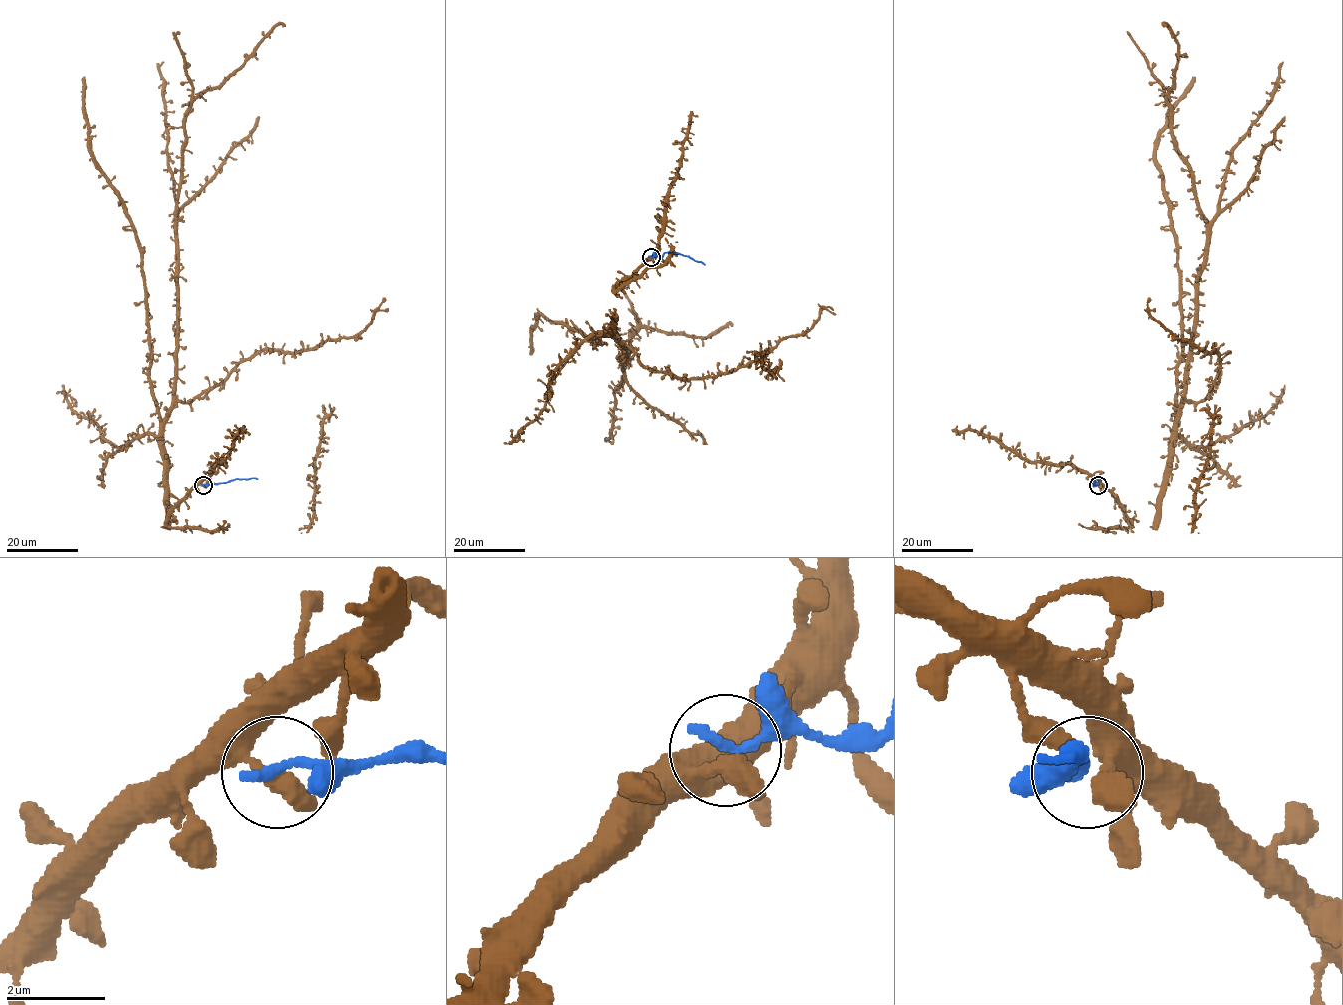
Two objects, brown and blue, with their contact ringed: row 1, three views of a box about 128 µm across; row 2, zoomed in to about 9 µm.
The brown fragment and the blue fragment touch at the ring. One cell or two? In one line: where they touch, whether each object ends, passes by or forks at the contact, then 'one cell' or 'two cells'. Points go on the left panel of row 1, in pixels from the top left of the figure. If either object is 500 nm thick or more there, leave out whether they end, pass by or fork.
at (203, 485); two cells

